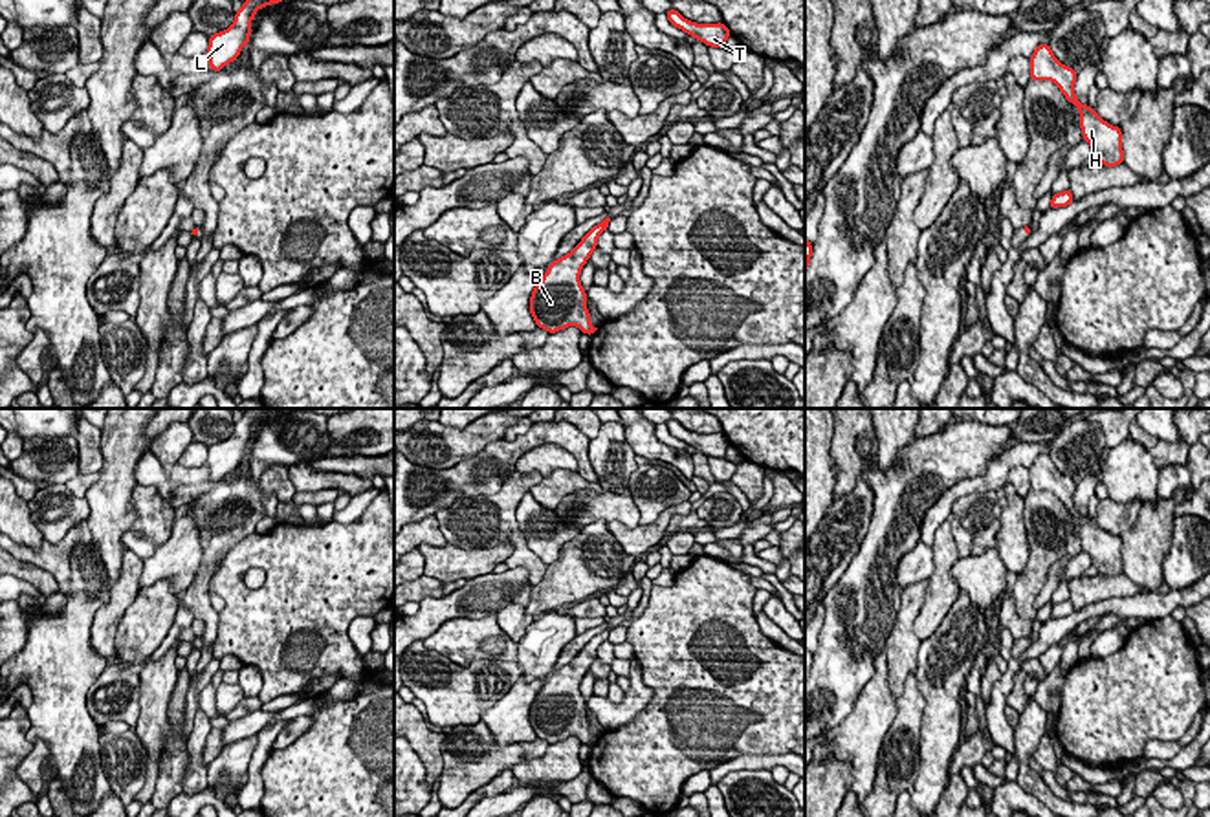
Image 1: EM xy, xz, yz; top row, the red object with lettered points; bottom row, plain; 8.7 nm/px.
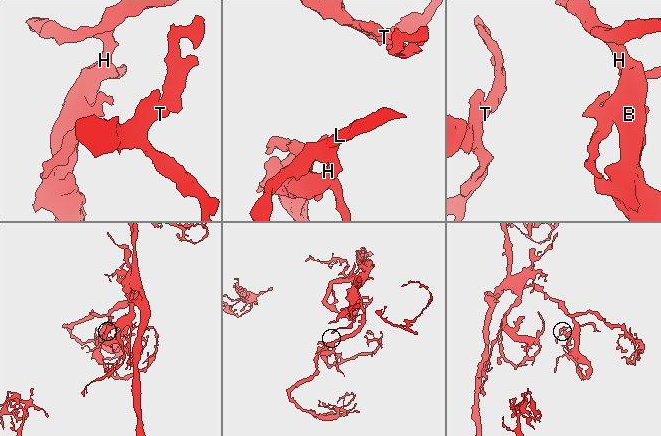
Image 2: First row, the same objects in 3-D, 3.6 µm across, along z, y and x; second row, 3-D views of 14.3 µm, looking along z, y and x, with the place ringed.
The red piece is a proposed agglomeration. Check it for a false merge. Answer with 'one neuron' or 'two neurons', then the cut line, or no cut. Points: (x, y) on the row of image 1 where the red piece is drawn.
one neuron; no cut

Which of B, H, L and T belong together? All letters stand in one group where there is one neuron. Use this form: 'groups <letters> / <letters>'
groups B H L T

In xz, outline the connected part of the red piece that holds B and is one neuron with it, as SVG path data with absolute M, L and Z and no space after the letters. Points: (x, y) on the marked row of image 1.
M607 216L594 225L570 253L554 260L535 284L530 297L530 313L537 328L556 333L566 326L578 326L590 337L598 330L590 322L579 273L598 247L598 236L609 229L609 222Z

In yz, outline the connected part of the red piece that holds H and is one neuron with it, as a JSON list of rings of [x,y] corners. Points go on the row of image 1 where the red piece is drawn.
[[[1040,44],[1034,49],[1030,62],[1030,79],[1050,81],[1078,108],[1082,137],[1089,143],[1093,156],[1106,167],[1124,163],[1122,130],[1104,121],[1098,112],[1093,112],[1089,103],[1080,104],[1074,95],[1076,71],[1063,66],[1052,53],[1049,44]]]

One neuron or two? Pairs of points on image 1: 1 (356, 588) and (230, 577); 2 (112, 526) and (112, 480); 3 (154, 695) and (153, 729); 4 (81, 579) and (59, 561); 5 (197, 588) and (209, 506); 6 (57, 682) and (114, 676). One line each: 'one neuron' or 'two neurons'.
1: one neuron
2: one neuron
3: one neuron
4: two neurons
5: one neuron
6: two neurons

